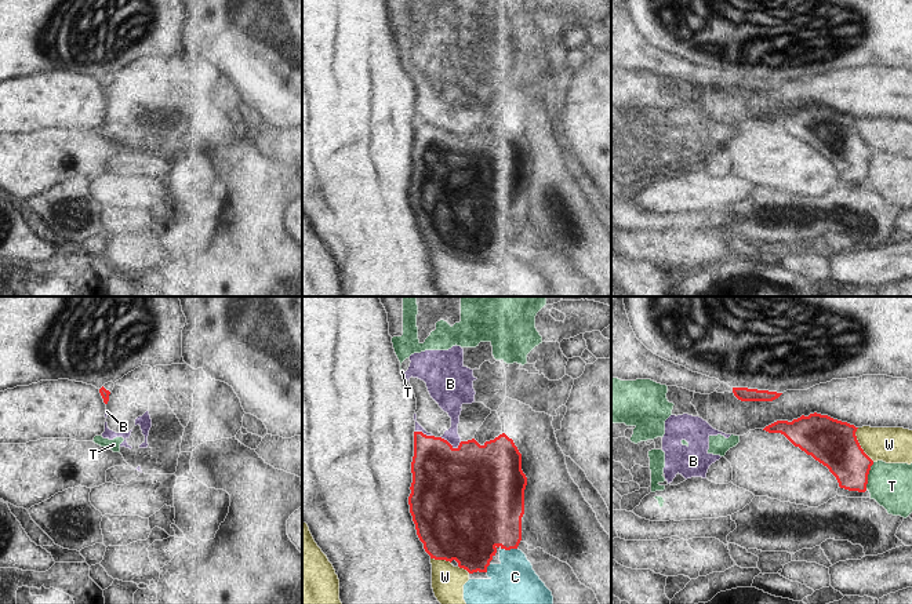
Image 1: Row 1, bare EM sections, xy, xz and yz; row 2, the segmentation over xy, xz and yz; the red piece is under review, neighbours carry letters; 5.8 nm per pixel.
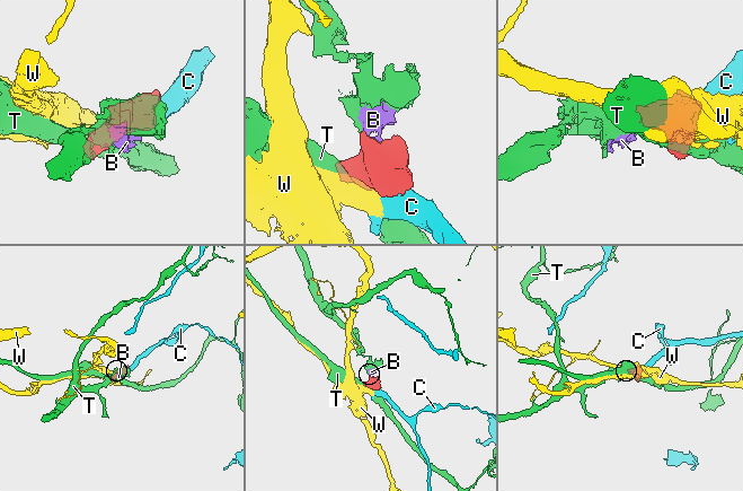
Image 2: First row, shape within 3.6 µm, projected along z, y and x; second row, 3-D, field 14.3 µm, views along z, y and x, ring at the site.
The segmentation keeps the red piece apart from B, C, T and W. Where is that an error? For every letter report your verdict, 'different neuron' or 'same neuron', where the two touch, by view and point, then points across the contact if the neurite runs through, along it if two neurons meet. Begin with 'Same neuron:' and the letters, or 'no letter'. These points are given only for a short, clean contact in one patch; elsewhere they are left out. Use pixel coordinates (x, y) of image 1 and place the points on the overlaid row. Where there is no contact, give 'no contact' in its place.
Same neuron: no letter
B: different neuron; meets red in xz at (450, 444)
C: different neuron; meets red in xz at (509, 549); border along xz (501, 548), (516, 549)
T: different neuron; meets red in yz at (867, 476)
W: different neuron; meets red in yz at (858, 444)

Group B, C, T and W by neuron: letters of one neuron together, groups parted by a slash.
B T / C W

